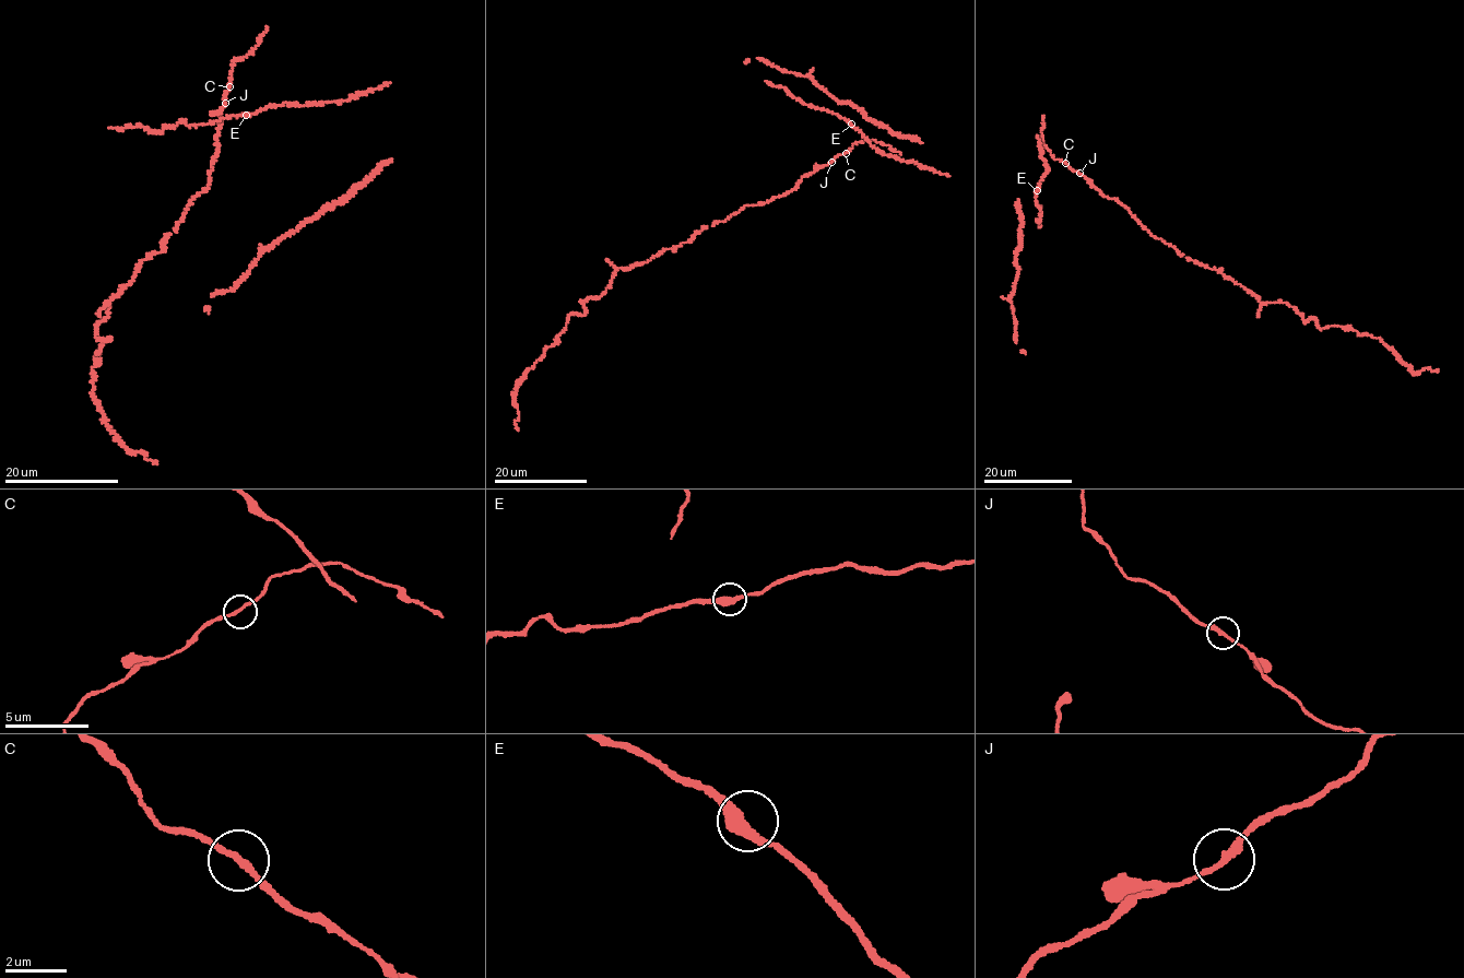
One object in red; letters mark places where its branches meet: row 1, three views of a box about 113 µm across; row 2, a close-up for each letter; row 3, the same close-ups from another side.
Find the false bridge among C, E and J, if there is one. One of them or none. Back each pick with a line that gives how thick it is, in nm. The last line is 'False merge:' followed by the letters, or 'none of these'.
False merge: none of these

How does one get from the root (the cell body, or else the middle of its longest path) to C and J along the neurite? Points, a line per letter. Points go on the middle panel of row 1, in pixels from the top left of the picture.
C: (799, 183), (846, 153)
J: (799, 183), (830, 163)

